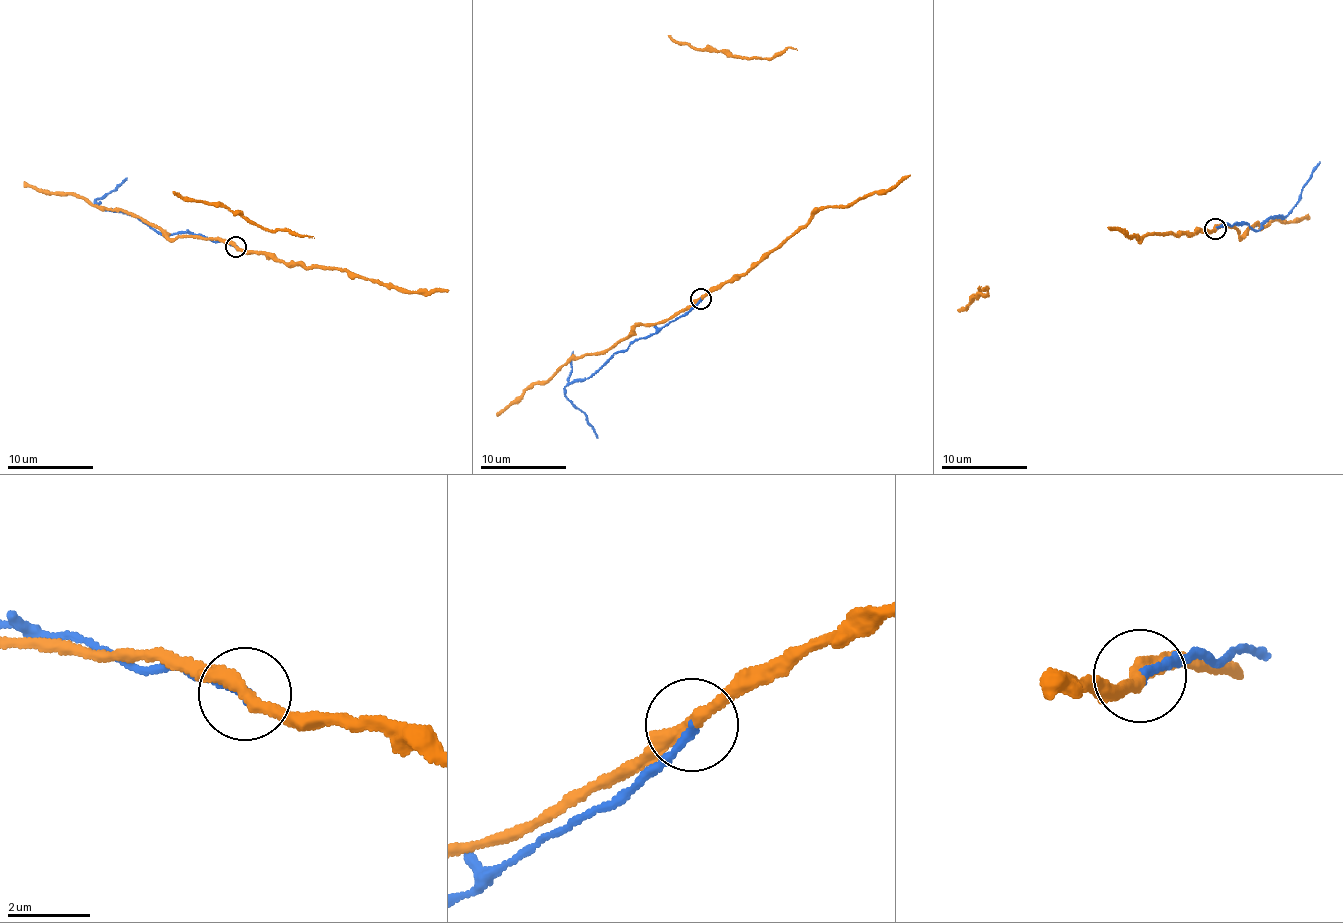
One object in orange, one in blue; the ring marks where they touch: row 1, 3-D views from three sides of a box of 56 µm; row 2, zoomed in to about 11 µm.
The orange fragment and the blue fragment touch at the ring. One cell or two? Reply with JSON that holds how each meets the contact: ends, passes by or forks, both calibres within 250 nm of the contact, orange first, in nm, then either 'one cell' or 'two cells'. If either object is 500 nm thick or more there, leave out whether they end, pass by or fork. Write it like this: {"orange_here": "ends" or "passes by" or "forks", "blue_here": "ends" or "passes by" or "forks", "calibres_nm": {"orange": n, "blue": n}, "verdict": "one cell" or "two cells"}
{"orange_here": "passes by", "blue_here": "ends", "calibres_nm": {"orange": 300, "blue": 200}, "verdict": "two cells"}

